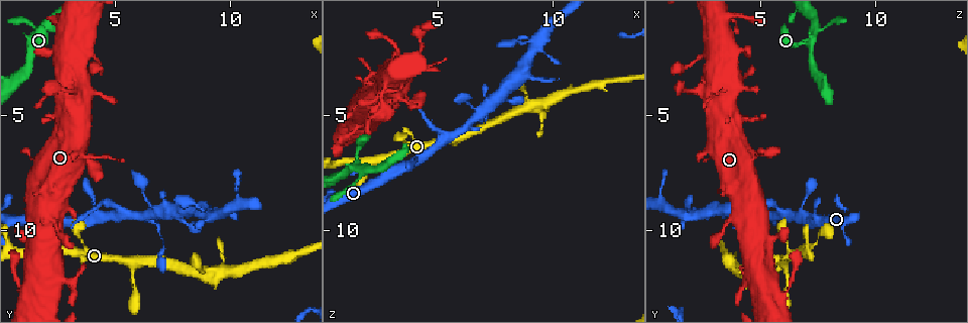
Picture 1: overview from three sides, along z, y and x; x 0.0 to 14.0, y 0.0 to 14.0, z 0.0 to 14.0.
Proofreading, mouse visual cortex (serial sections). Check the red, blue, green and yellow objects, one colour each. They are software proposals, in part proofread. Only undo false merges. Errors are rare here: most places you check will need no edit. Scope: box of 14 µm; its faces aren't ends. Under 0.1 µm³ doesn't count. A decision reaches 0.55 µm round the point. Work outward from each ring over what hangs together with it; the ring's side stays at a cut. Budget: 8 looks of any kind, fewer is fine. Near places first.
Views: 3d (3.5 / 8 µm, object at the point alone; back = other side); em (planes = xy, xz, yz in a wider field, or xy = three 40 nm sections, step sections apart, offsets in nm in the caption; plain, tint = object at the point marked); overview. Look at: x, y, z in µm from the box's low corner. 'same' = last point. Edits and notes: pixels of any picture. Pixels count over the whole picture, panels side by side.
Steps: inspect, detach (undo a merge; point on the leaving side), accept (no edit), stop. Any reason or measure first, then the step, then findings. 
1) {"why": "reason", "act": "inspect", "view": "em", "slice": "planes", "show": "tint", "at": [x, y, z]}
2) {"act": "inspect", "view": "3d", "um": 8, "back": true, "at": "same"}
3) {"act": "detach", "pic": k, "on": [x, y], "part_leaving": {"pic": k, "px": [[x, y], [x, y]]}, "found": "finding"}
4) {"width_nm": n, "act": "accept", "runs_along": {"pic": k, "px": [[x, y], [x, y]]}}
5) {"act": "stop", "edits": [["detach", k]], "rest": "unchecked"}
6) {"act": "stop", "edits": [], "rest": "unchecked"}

{"why": "two arms in line, one across", "act": "inspect", "view": "3d", "um": 3.5, "at": [5.3, 9.4, 6.0]}

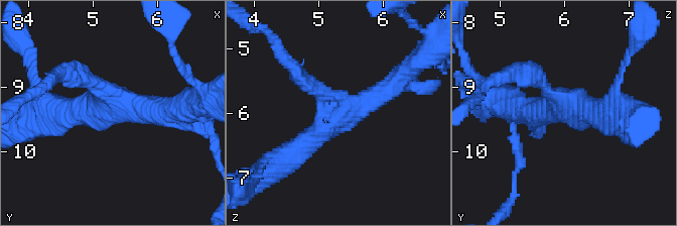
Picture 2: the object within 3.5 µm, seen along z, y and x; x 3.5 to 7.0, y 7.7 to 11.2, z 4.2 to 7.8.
{"arms": 3, "arm_widths_nm": [250, 350, 400], "act": "inspect", "view": "em", "slice": "xy", "step": 3, "show": "tint", "at": [5.40, 9.25, 6.00]}

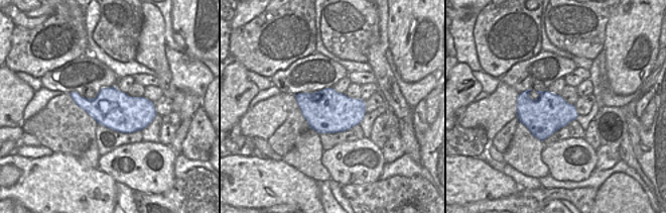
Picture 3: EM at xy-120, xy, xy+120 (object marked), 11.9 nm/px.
{"act": "accept", "runs_along": {"pic": 2, "px": [[286, 157], [400, 78]]}, "found": "one cell here"}

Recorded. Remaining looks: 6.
{"why": "three-way junction", "act": "inspect", "view": "3d", "um": 3.5, "at": [1.5, 1.9, 7.1]}

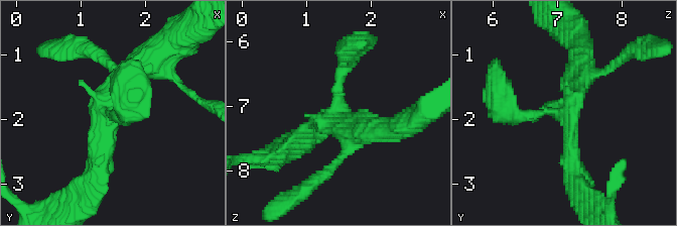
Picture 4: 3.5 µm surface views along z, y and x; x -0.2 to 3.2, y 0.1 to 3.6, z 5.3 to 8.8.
{"why": "shape alone is not enough", "act": "inspect", "view": "em", "slice": "xy", "step": 3, "show": "tint", "at": [1.55, 1.90, 7.10]}

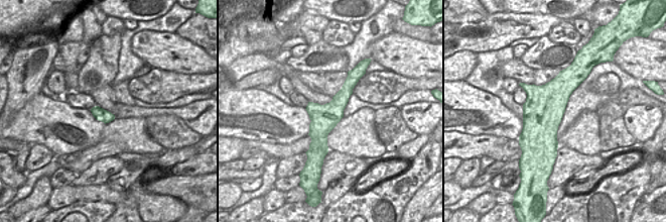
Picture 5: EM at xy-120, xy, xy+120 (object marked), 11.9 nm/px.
{"act": "accept", "found": "all the same cell"}

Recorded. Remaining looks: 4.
{"why": "sudden change in width", "act": "inspect", "view": "3d", "um": 3.5, "at": [7.0, 9.9, 5.3]}

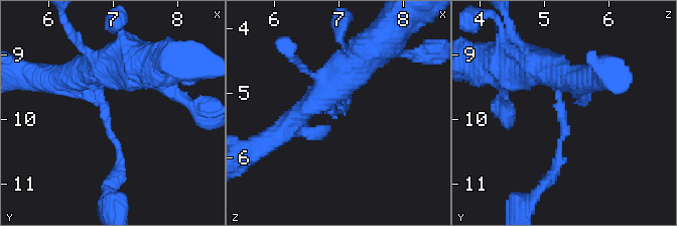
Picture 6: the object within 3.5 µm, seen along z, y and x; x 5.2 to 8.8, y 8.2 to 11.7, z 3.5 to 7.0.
{"arm_widths_nm": [100, 350], "why": "now the EM", "act": "inspect", "view": "em", "slice": "xy", "step": 1, "show": "tint", "at": [6.90, 9.85, 5.30]}

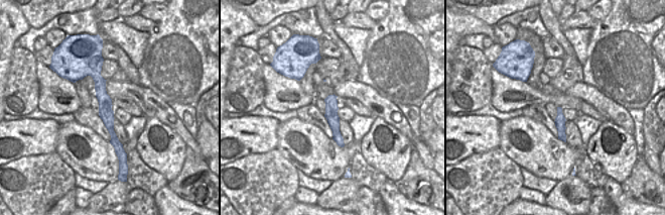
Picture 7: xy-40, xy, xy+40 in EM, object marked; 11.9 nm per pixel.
{"act": "accept", "runs_along": {"pic": 7, "px": [[97, 64], [100, 91], [117, 148]]}, "found": "continuous, no second cell"}

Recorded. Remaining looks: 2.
{"act": "stop", "edits": [], "rest": "unchecked"}

